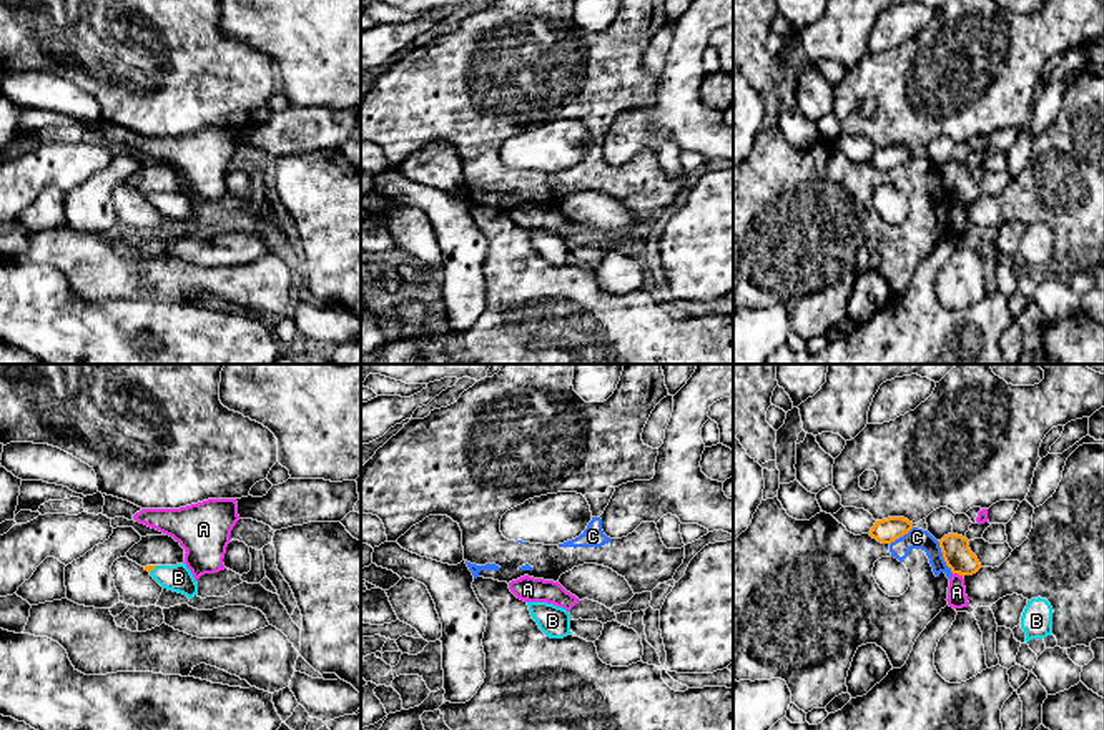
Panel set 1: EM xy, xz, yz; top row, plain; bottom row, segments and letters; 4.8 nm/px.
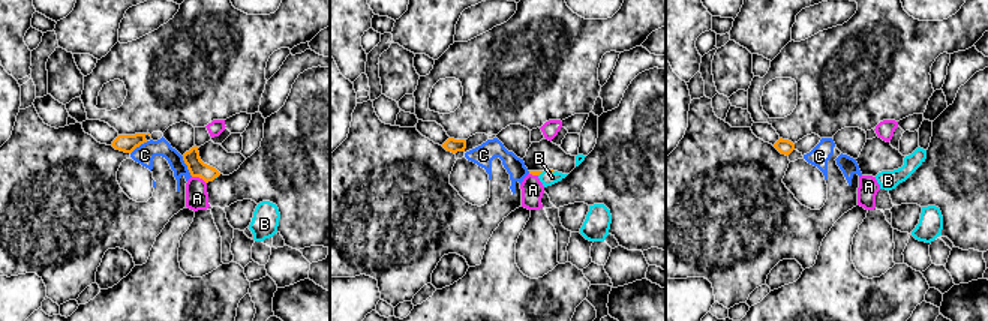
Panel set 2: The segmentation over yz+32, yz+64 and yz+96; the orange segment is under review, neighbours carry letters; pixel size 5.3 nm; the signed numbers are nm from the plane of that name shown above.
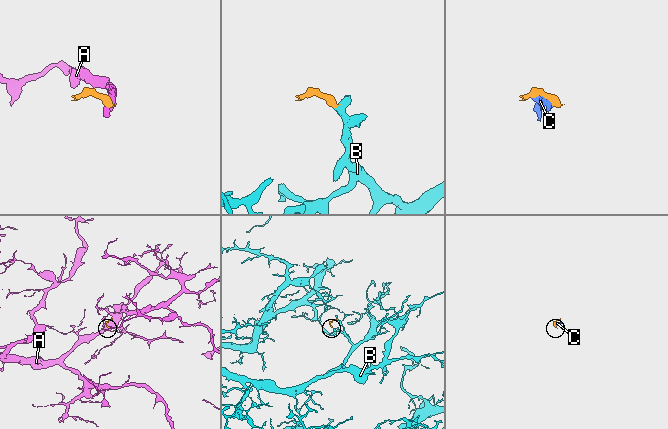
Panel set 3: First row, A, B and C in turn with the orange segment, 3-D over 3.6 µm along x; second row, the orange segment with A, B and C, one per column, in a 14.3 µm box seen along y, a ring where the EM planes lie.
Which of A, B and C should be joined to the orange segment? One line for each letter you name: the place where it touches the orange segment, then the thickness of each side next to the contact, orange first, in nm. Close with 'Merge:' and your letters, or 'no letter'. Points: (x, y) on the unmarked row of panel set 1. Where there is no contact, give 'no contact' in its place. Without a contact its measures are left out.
B: meets orange in xy at (152, 197); 30 nm thick on the orange side, 130 nm on the other
Merge: B

